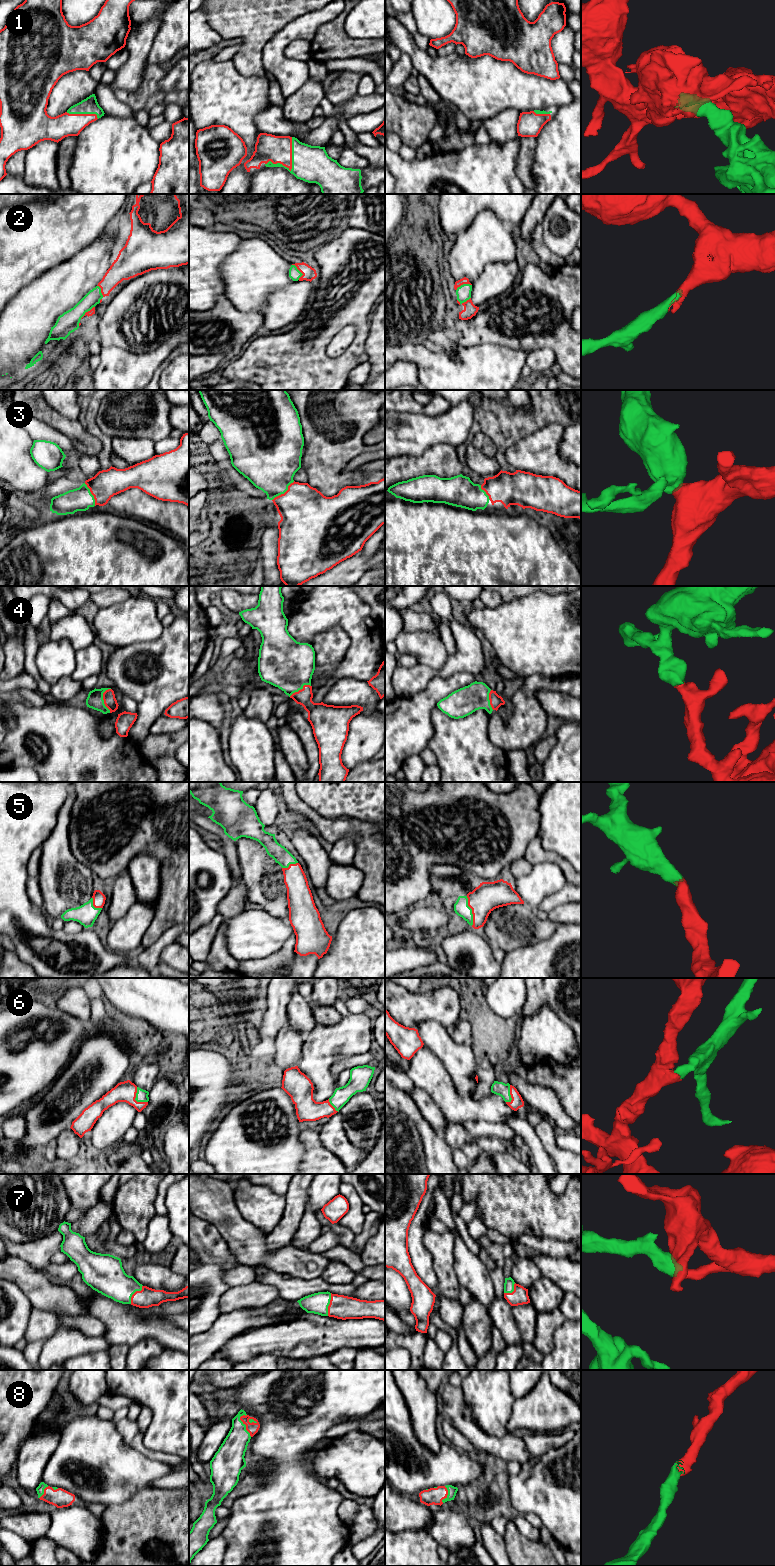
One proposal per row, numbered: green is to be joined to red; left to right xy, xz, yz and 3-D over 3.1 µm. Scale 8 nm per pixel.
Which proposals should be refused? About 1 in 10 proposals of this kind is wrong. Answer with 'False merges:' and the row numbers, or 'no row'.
False merges: no row

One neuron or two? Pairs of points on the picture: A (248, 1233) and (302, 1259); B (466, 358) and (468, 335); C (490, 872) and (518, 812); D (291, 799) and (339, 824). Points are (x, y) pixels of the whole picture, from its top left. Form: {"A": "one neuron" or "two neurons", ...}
{"A": "one neuron", "B": "two neurons", "C": "one neuron", "D": "one neuron"}

